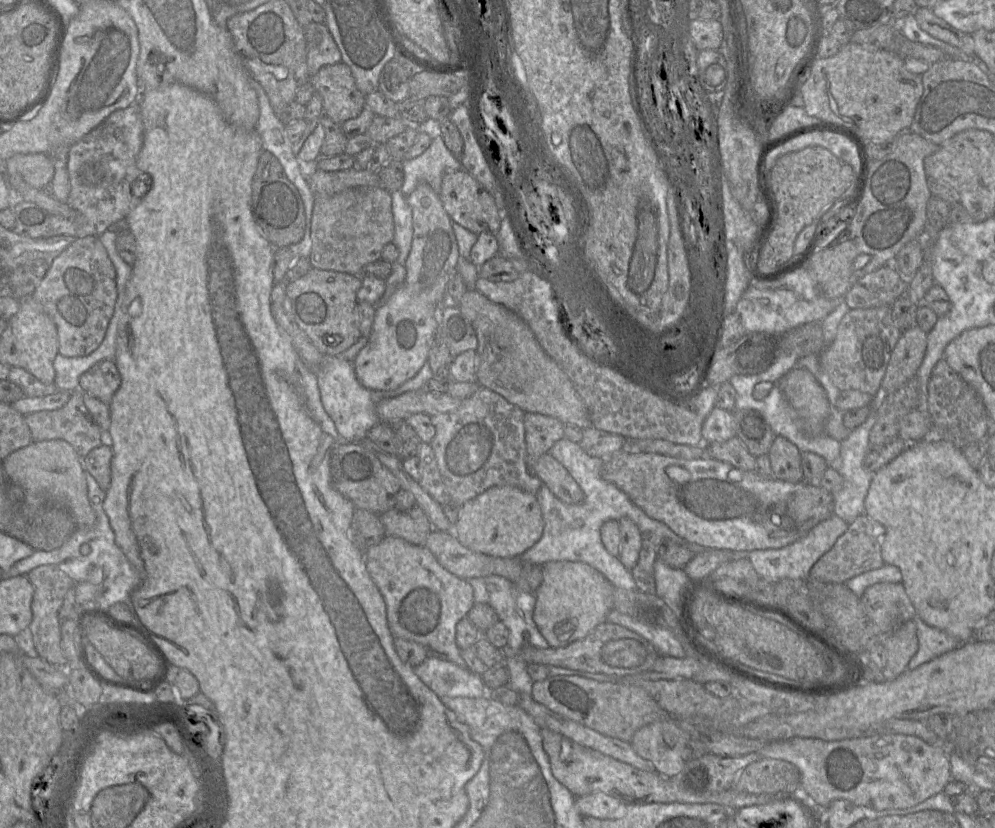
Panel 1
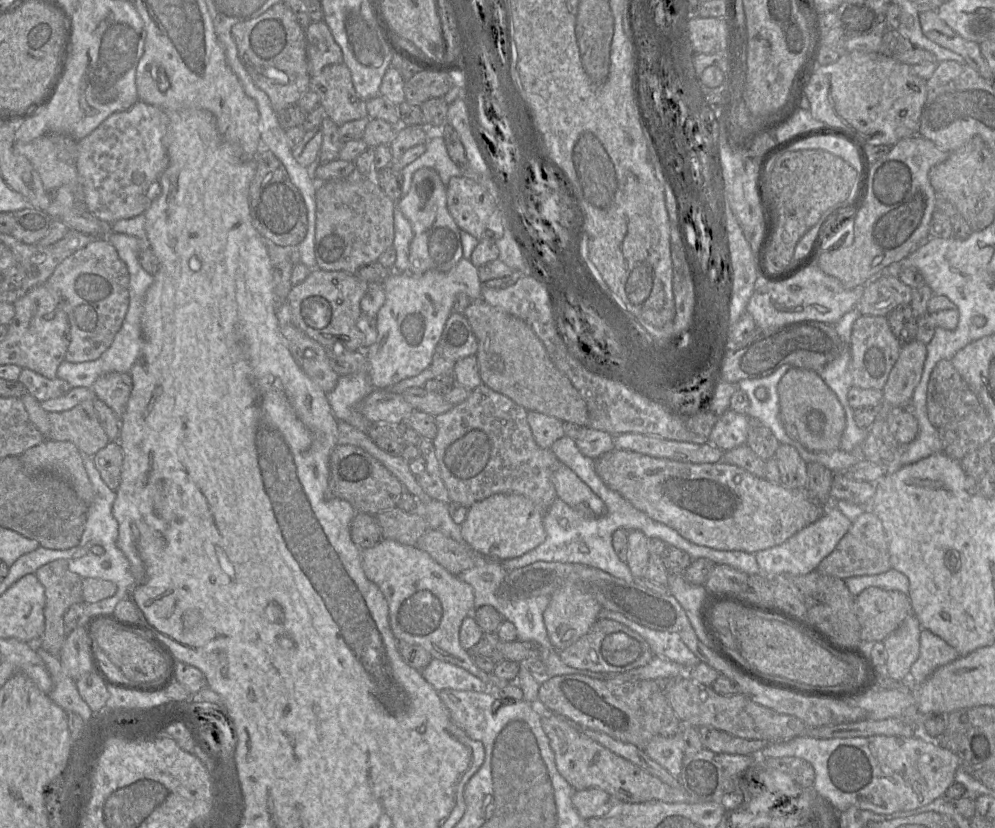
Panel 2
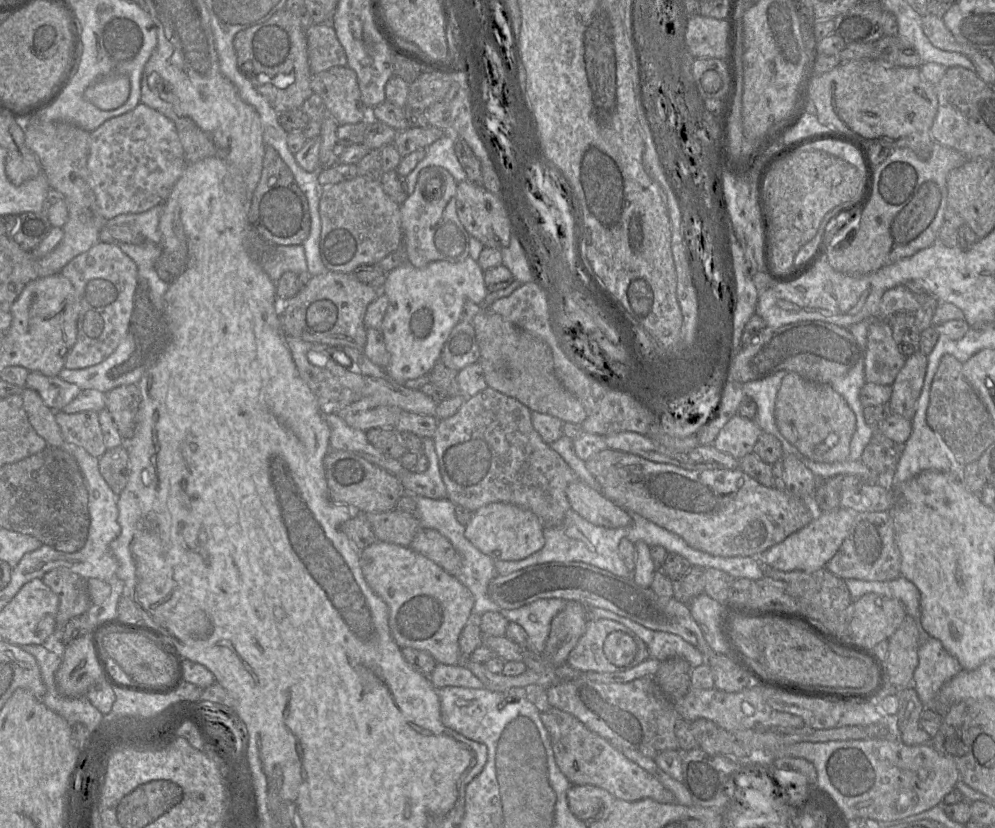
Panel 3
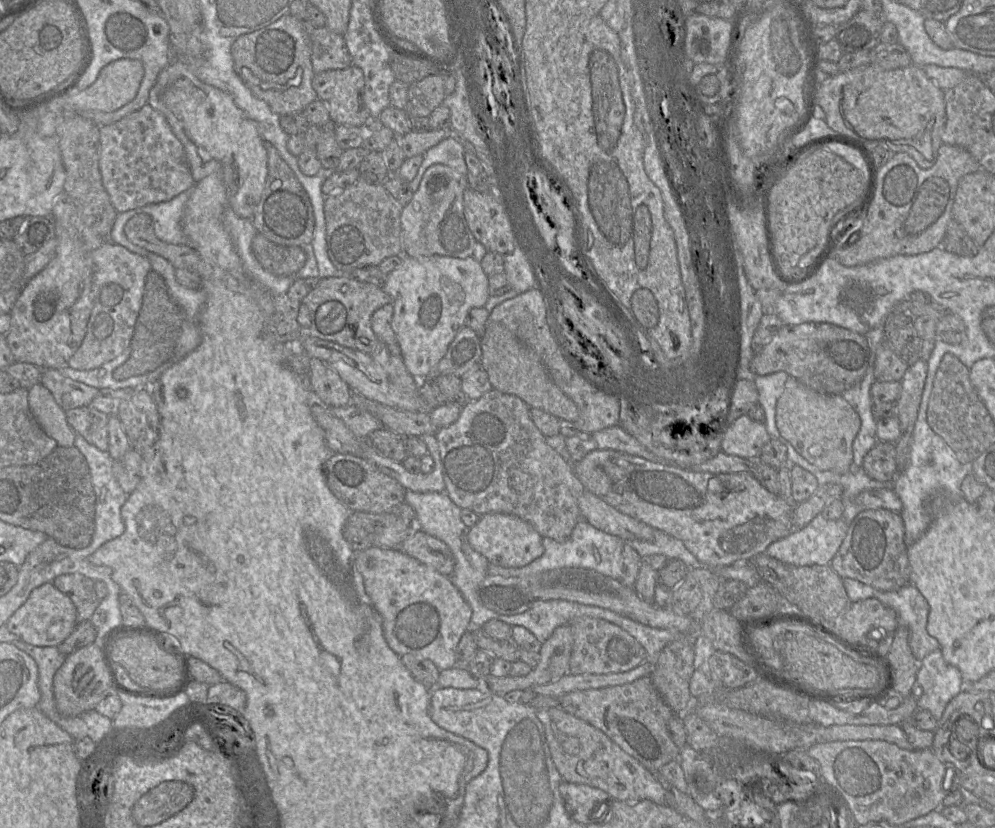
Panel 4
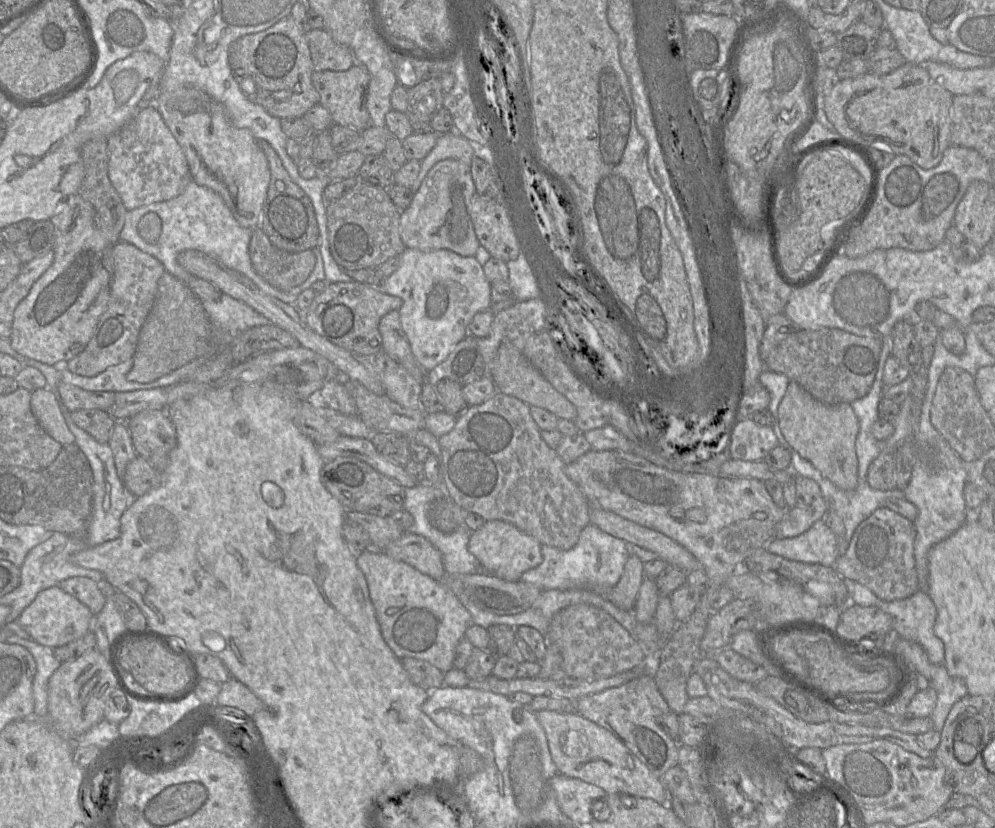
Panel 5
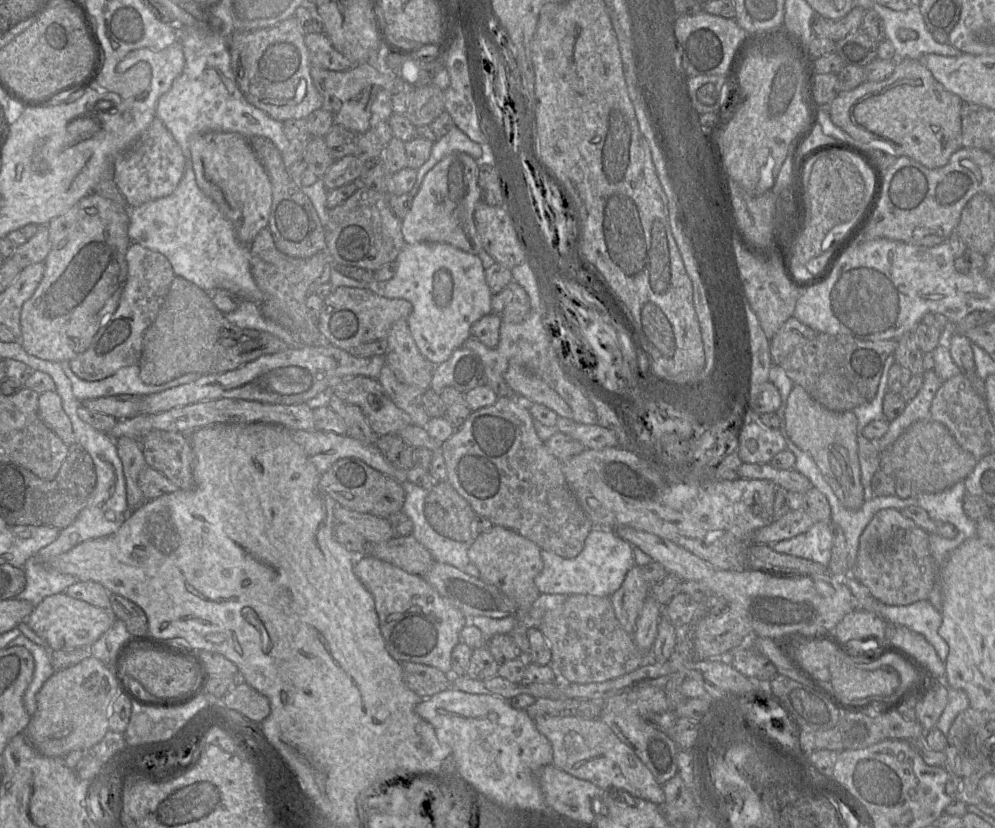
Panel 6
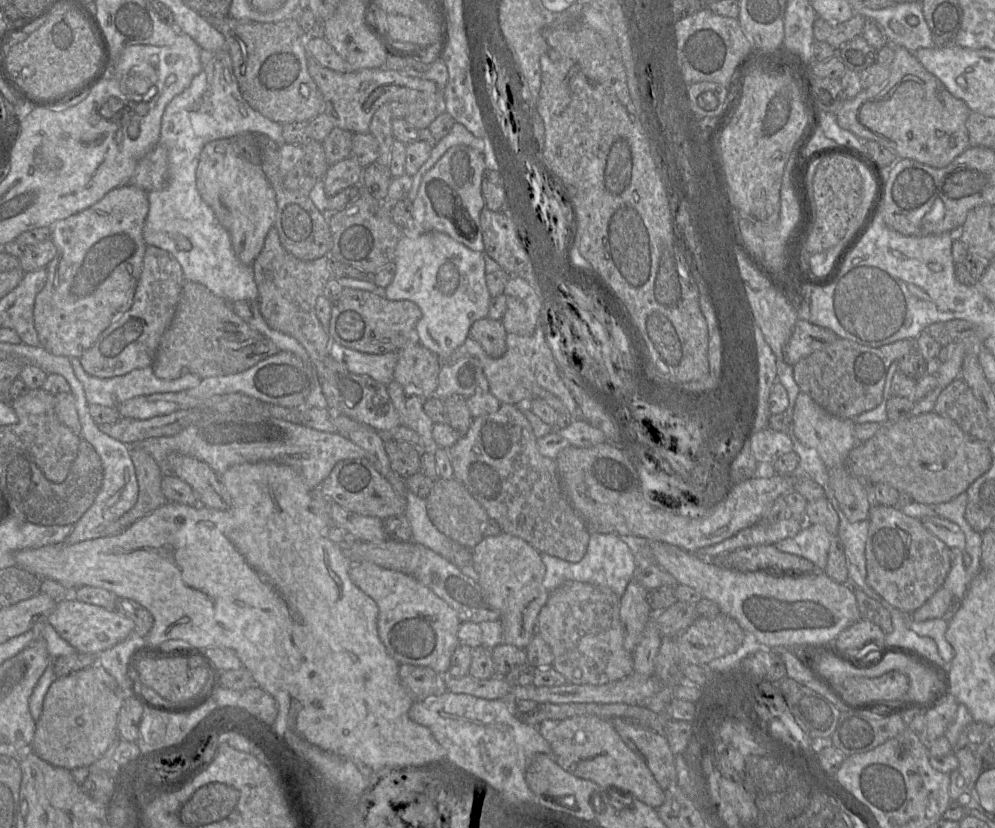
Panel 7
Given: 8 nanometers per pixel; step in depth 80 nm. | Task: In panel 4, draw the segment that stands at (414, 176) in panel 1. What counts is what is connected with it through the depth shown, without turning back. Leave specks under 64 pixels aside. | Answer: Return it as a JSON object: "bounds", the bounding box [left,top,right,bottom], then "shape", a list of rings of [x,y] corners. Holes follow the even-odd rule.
{"bounds":[409,138,467,193],"shape":[[[447,138],[428,149],[423,155],[423,161],[417,174],[409,182],[412,193],[419,187],[420,181],[426,169],[433,164],[443,164],[453,168],[463,175],[467,175],[467,166],[464,158],[464,147],[459,140]]]}

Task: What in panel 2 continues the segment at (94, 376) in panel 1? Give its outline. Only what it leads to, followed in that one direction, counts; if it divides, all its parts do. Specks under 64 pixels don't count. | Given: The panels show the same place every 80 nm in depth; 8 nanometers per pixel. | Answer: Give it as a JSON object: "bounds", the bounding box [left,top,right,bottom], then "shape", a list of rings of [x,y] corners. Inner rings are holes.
{"bounds":[92,372,133,418],"shape":[[[110,372],[92,385],[95,398],[104,402],[120,418],[125,412],[133,382],[128,373]]]}

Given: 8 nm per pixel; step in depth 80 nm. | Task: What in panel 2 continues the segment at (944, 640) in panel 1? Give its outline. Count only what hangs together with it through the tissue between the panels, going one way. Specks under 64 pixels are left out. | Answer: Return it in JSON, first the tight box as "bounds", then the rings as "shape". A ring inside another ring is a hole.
{"bounds":[909,629,959,685],"shape":[[[921,629],[919,656],[910,668],[909,679],[916,685],[921,685],[936,669],[959,656],[958,652],[939,636]]]}

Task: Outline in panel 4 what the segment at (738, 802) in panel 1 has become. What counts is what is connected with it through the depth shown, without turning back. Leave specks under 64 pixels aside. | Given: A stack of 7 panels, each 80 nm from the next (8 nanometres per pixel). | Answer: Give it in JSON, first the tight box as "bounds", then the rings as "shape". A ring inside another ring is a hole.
{"bounds":[536,707,666,805],"shape":[[[561,707],[538,709],[536,716],[543,724],[552,761],[563,781],[598,788],[608,793],[612,800],[650,800],[658,805],[666,805],[665,791],[654,774],[601,730]]]}

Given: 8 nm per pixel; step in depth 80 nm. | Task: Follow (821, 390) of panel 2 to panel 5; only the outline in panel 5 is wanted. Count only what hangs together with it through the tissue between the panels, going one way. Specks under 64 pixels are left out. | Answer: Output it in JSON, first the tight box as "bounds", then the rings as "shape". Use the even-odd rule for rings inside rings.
{"bounds":[778,380,859,490],"shape":[[[790,380],[778,406],[778,425],[786,441],[823,477],[837,488],[853,490],[858,485],[858,459],[855,442],[859,420],[848,403],[826,405],[814,399],[798,383]]]}

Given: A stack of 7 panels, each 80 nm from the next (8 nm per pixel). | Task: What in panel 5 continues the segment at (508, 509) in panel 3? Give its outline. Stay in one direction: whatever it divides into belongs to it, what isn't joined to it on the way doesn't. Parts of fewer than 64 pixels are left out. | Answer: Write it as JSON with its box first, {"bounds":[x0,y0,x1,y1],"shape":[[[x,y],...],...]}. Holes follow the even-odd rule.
{"bounds":[468,520,542,582],"shape":[[[504,520],[486,521],[470,534],[468,550],[493,576],[509,582],[520,581],[522,574],[542,562],[540,542]]]}

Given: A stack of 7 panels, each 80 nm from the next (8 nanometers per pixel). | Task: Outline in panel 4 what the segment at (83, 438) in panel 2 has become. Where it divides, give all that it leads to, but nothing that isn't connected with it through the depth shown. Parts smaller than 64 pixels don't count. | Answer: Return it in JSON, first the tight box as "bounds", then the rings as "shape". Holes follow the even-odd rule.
{"bounds":[65,407,109,451],"shape":[[[79,407],[65,411],[70,427],[89,444],[108,451],[109,415],[92,407]]]}

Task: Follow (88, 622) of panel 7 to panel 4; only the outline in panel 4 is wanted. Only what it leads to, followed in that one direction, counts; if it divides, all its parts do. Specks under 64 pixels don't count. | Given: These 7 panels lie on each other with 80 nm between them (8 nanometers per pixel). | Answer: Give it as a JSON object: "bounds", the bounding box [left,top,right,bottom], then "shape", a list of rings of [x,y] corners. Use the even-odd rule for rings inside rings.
{"bounds":[5,583,77,647],"shape":[[[46,583],[31,592],[27,601],[8,619],[5,626],[30,645],[57,647],[71,634],[77,622],[77,610],[71,599],[52,583]]]}

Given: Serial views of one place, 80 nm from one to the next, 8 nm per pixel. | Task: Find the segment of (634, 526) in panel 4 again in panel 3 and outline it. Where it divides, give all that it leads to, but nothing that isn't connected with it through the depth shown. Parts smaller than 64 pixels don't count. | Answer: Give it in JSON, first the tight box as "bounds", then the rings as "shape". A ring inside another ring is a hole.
{"bounds":[566,478,632,528],"shape":[[[579,478],[567,486],[566,495],[571,509],[594,525],[620,528],[628,526],[632,521],[625,509]]]}

